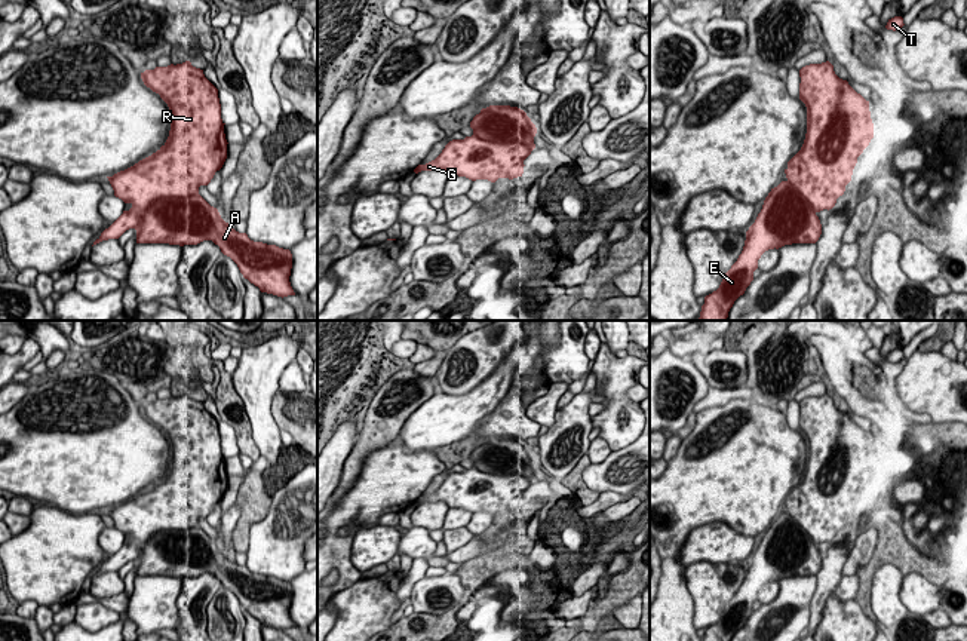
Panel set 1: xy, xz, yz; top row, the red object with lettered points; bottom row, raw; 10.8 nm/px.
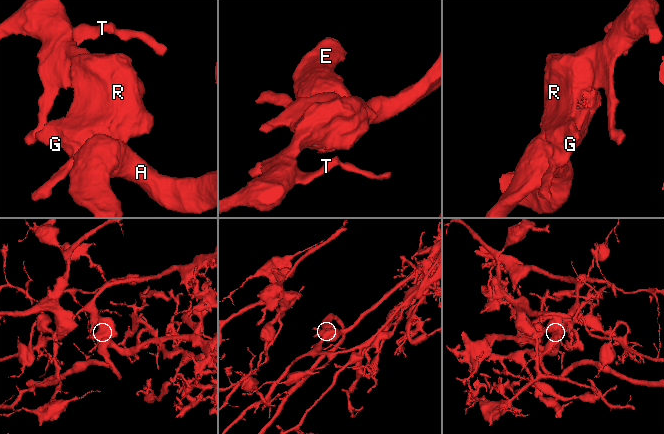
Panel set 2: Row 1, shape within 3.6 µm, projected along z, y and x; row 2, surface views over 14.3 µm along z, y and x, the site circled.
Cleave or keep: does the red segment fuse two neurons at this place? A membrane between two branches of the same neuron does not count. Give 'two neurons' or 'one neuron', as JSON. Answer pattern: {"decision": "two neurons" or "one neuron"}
{"decision": "two neurons"}

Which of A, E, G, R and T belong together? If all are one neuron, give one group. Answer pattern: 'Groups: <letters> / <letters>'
Groups: A E / G R T

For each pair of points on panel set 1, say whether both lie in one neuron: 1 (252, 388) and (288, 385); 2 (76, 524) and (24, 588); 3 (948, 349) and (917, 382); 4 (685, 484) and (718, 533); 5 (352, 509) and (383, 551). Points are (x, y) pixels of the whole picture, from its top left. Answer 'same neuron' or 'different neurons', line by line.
1: different neurons
2: same neuron
3: different neurons
4: different neurons
5: different neurons

